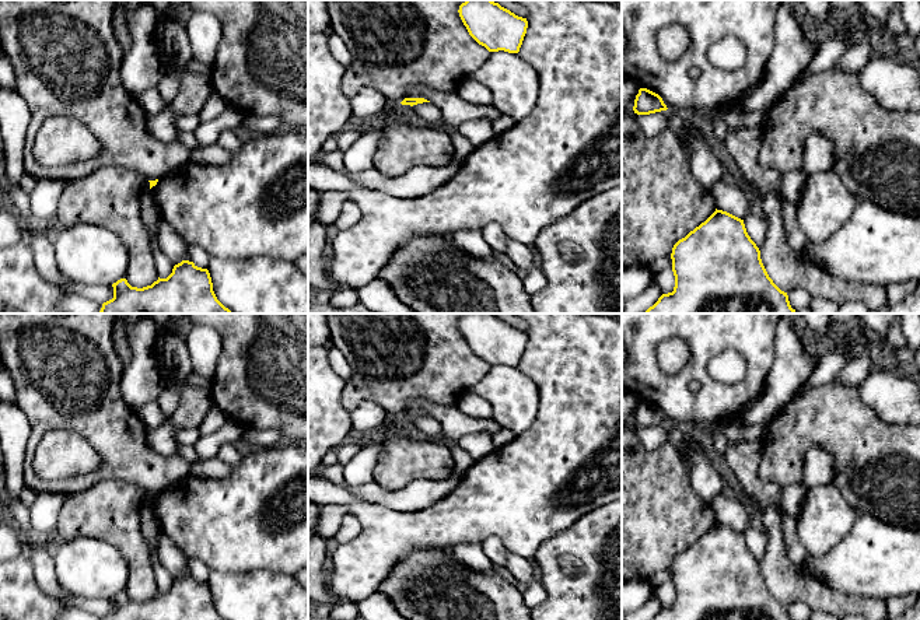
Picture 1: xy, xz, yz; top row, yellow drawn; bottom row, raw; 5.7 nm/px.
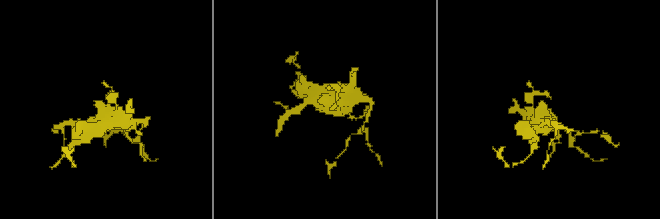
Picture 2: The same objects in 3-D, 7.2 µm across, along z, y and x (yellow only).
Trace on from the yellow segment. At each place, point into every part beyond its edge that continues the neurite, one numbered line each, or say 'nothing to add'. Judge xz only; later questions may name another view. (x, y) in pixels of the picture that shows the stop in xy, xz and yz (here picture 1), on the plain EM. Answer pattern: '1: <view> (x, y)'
nothing to add

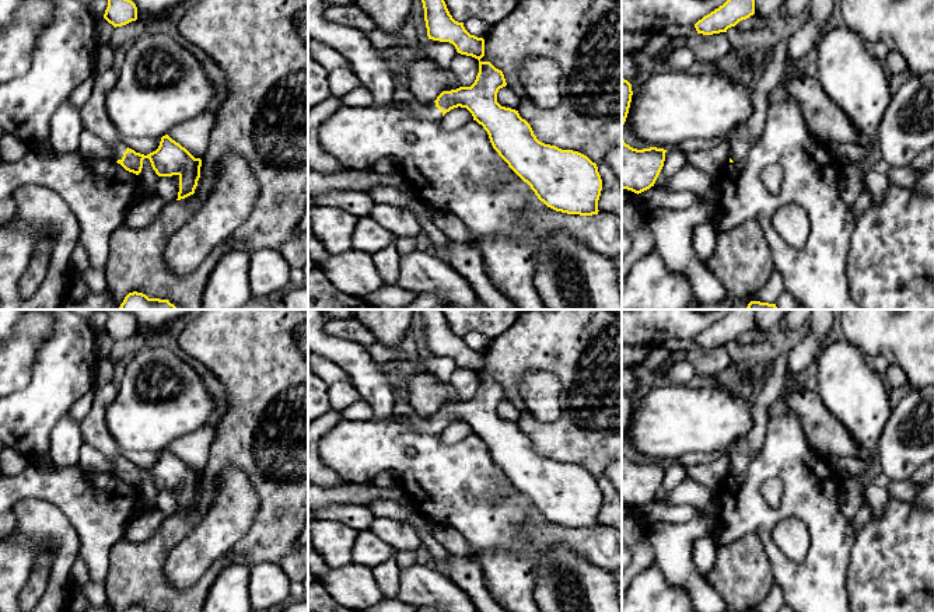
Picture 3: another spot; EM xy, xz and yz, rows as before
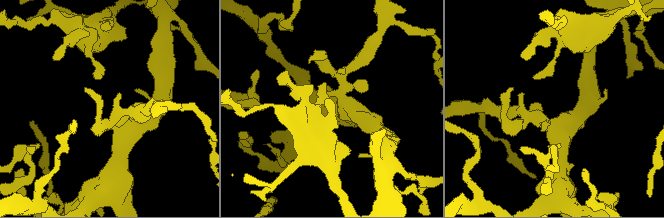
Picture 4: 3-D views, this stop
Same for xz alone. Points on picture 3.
1: xz (402, 412)

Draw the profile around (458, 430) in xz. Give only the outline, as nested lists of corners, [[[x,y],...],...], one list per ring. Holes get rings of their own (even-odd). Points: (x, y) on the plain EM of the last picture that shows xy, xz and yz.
[[[458,420],[447,426],[438,436],[444,444],[455,444],[472,433],[473,430],[466,422]]]

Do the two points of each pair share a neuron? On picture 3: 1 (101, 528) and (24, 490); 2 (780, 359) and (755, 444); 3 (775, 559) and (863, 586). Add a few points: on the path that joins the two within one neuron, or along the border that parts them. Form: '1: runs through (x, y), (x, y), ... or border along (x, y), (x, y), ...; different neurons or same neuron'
1: runs through (81, 509), (62, 489), (44, 489); same neuron
2: runs through (775, 380), (761, 402), (759, 423); same neuron
3: border along (853, 548), (849, 556), (846, 577), (847, 597); different neurons

